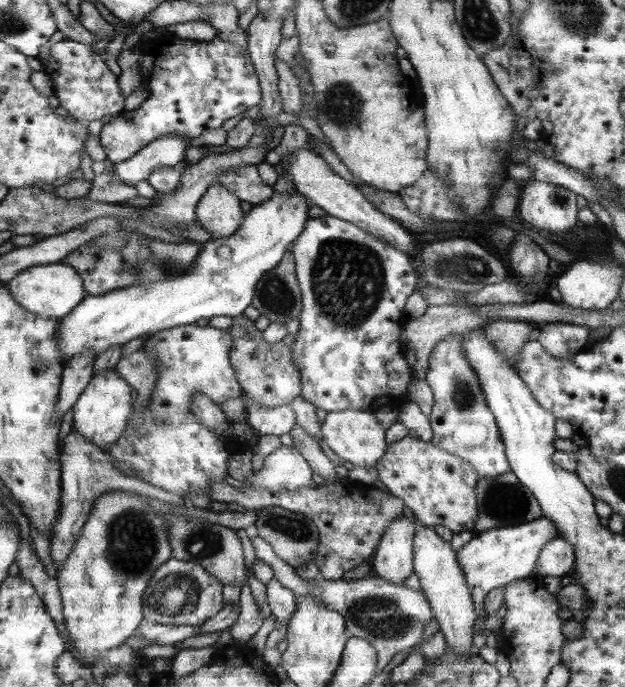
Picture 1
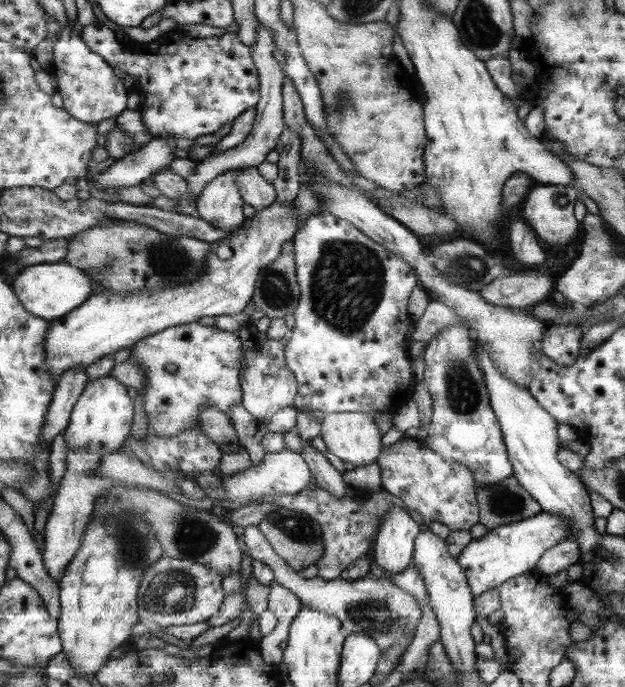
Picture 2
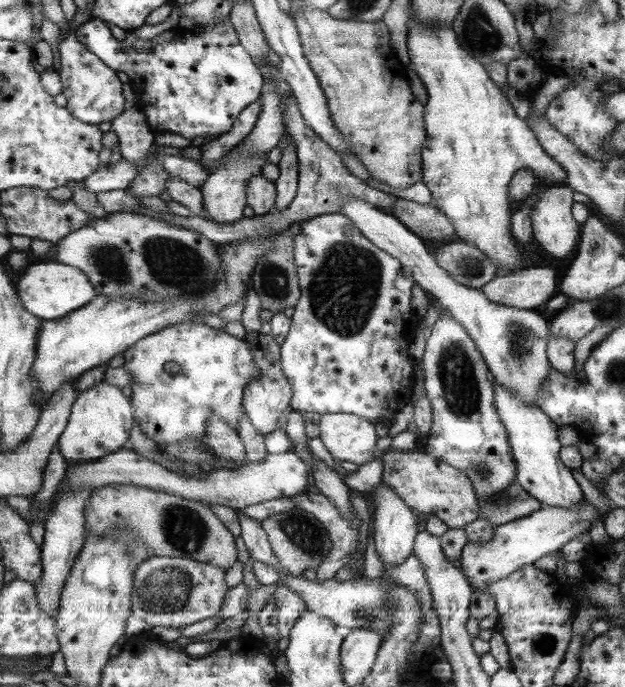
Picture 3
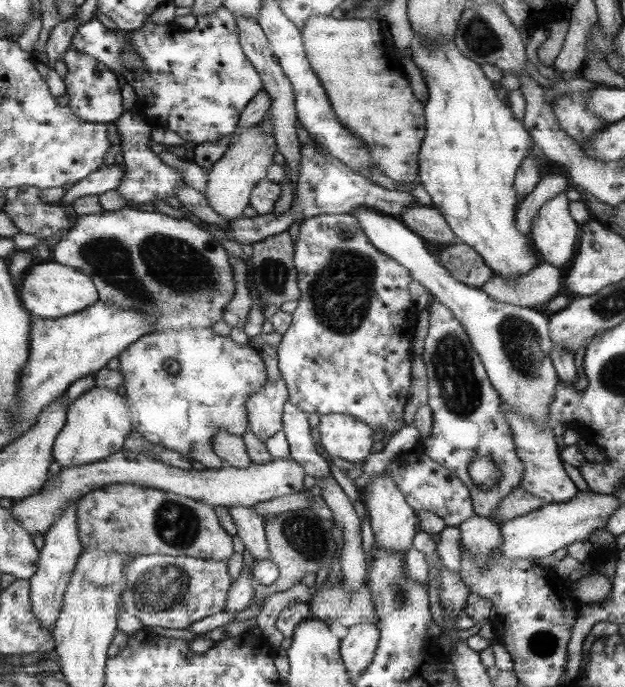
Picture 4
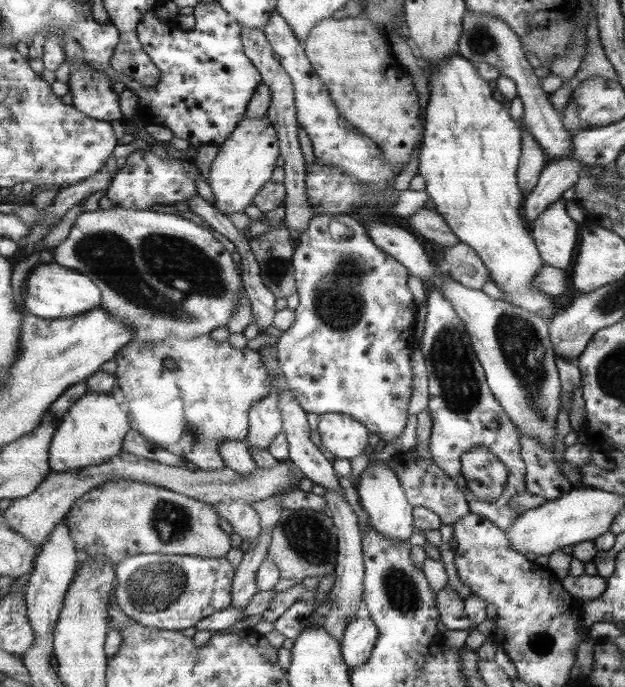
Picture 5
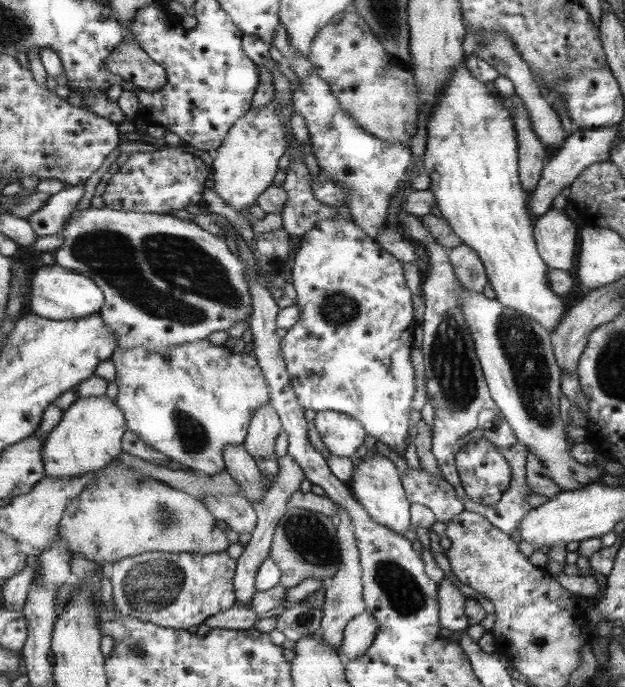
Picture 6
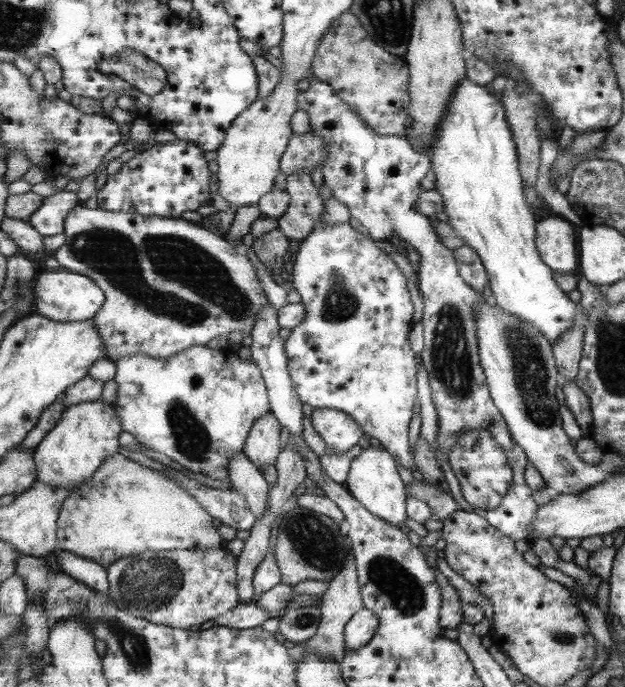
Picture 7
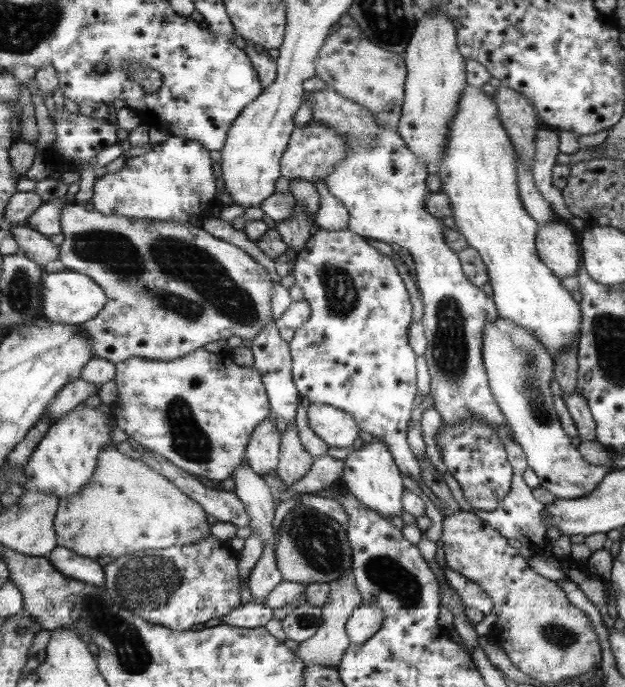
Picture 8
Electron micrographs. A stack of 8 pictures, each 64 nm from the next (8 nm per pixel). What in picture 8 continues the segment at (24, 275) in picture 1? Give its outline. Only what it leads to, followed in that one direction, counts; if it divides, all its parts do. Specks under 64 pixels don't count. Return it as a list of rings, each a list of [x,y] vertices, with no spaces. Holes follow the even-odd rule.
[[[64,270],[45,274],[41,278],[39,288],[42,298],[42,317],[54,324],[82,325],[87,320],[94,319],[107,303],[102,288],[83,273]]]

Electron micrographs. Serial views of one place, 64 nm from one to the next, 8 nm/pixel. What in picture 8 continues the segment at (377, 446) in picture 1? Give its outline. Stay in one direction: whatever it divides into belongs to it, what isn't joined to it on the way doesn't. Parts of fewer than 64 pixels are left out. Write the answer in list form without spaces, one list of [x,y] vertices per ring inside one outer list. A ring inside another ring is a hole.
[[[309,404],[306,425],[331,448],[350,449],[359,432],[349,413],[325,404]]]

